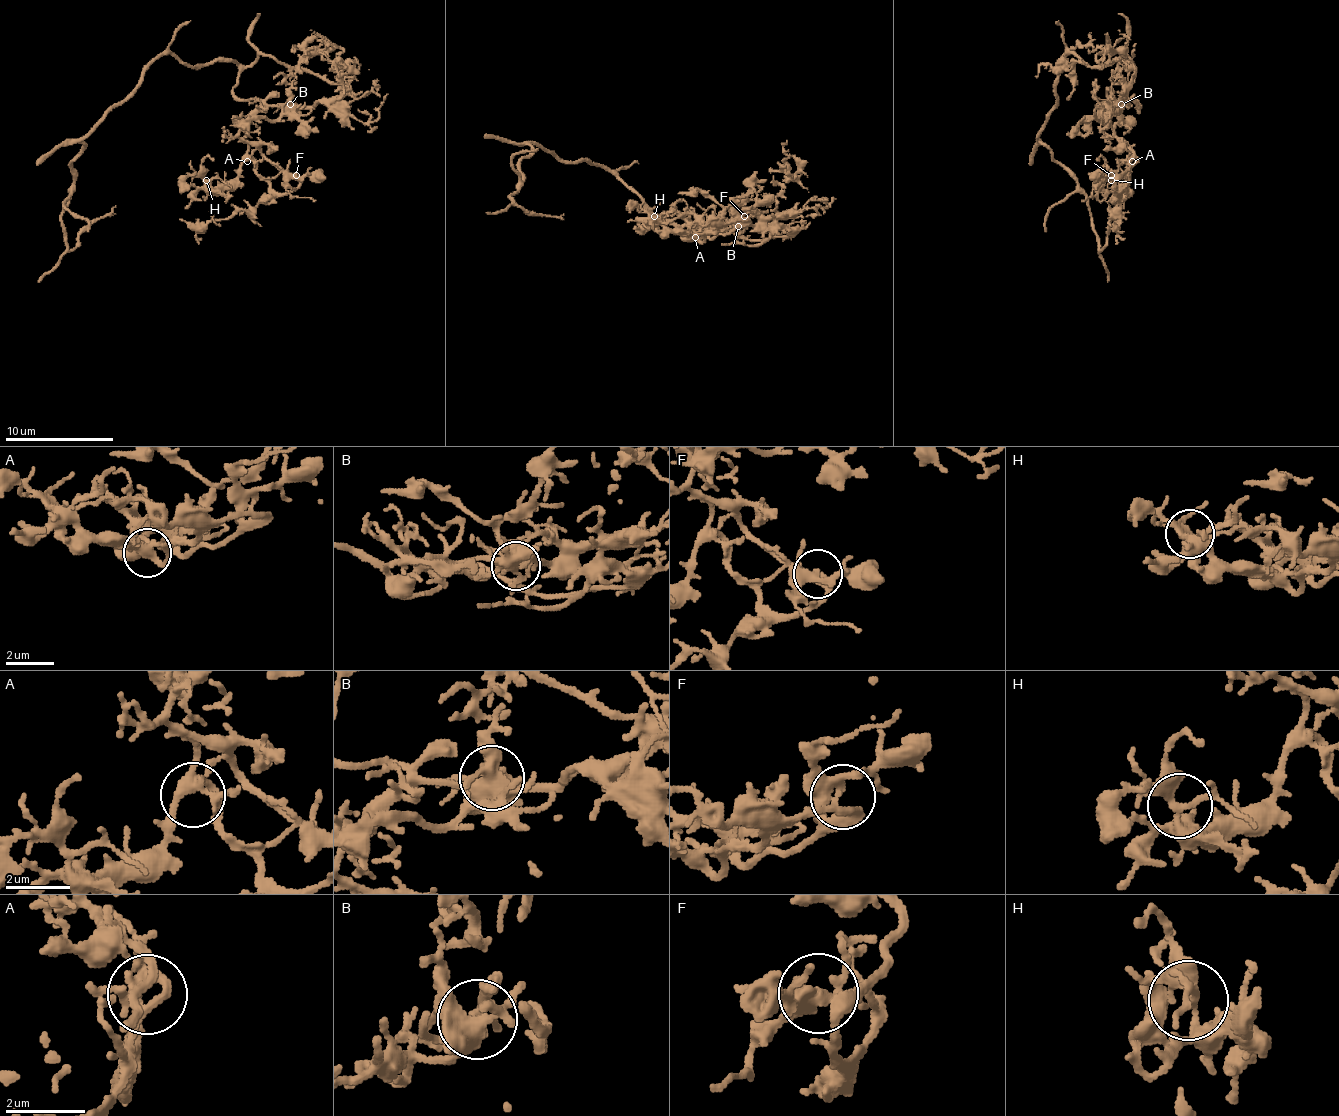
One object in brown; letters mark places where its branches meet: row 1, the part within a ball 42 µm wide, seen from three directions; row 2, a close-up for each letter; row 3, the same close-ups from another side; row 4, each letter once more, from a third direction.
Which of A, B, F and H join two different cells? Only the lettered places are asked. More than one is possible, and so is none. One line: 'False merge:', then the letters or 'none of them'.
False merge: none of them

